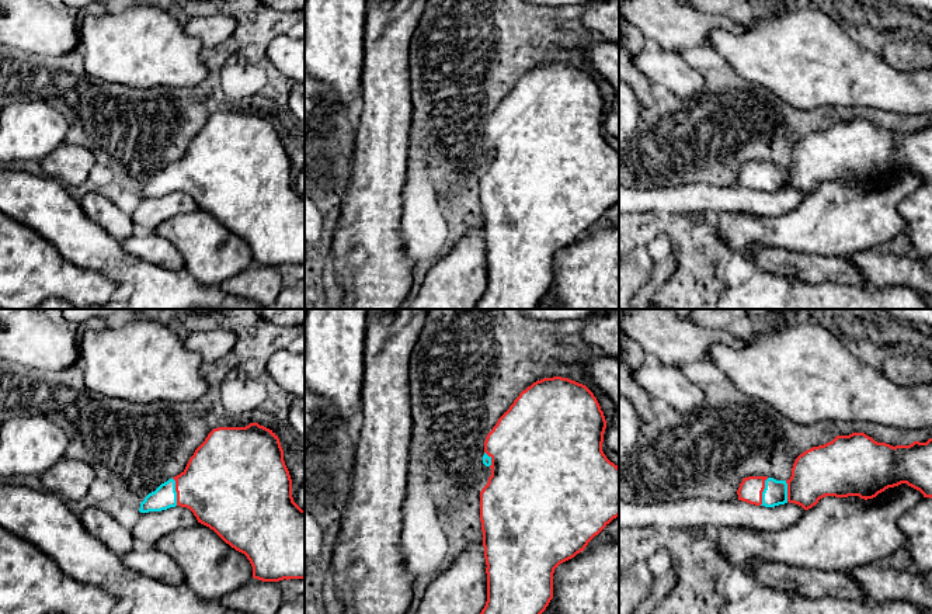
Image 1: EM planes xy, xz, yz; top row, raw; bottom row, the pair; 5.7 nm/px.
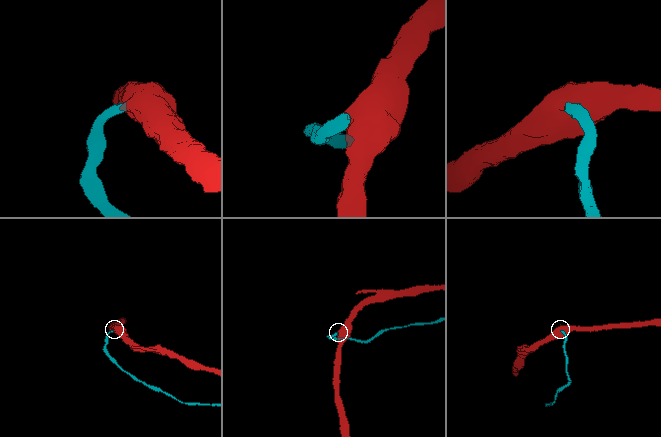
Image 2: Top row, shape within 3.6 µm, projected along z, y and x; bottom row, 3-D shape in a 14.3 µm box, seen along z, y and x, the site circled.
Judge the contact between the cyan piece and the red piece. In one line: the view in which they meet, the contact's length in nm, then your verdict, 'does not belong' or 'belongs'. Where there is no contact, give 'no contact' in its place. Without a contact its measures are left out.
xy | 160 nm | belongs

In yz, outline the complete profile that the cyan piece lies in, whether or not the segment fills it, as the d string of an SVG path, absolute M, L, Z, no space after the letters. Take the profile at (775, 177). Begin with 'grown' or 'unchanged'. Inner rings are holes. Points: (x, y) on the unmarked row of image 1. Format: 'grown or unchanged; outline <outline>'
grown; outline M865 118L837 121L800 139L787 166L748 162L737 180L738 185L755 191L789 187L808 195L825 181L867 185L901 169L932 184L932 124L893 132Z

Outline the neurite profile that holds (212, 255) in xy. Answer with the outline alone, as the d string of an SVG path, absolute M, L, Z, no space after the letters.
M175 191L161 197L142 198L132 219L166 237L184 259L185 271L202 285L220 285L254 264L247 242L226 229L213 215L201 209L187 192Z

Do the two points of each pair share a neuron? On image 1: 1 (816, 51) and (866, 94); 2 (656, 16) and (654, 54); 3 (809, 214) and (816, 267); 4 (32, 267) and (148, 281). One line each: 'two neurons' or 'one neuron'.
1: one neuron
2: two neurons
3: two neurons
4: two neurons

